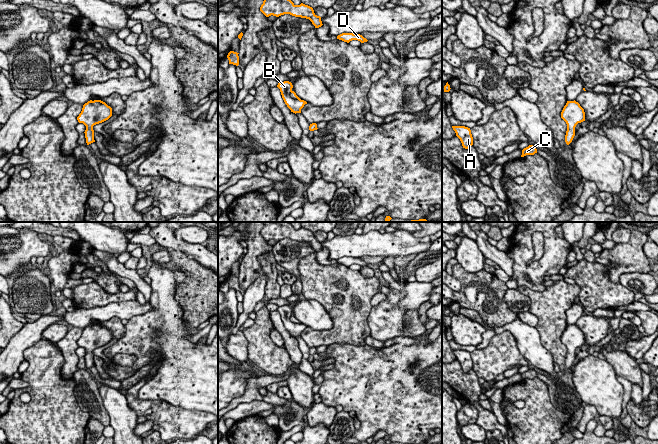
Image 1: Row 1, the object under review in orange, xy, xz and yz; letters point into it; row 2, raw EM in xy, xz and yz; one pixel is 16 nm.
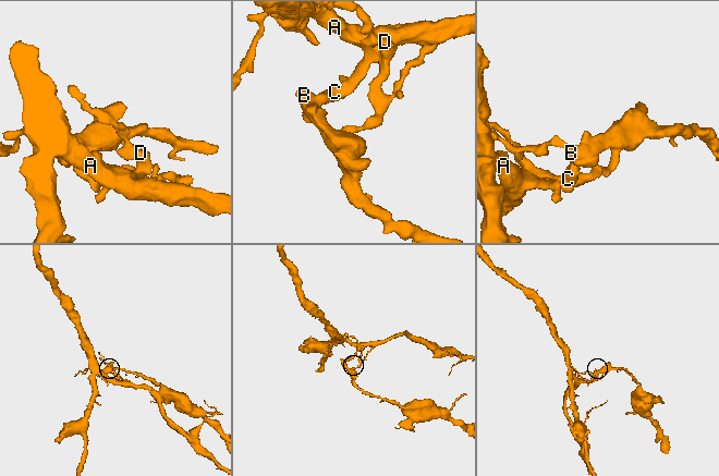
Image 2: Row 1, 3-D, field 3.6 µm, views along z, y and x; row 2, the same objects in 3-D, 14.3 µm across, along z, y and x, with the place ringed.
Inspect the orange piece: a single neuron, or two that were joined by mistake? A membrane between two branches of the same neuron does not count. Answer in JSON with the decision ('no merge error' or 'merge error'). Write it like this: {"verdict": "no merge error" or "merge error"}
{"verdict": "merge error"}

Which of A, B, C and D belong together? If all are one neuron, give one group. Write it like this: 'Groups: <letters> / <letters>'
Groups: A C D / B

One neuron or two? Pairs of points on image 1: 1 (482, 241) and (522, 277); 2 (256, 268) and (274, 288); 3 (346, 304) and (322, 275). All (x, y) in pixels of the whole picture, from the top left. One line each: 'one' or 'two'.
1: two
2: one
3: one

